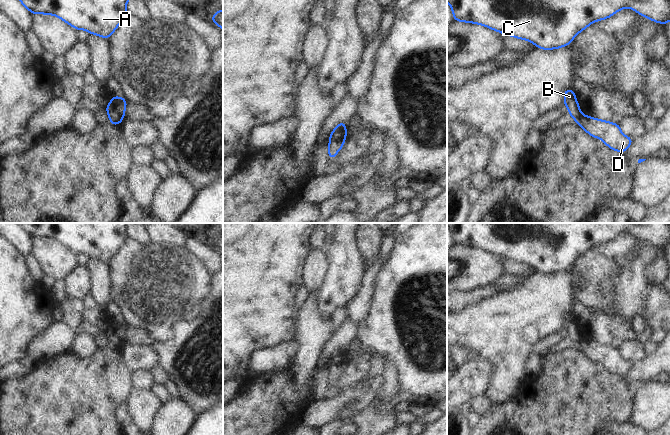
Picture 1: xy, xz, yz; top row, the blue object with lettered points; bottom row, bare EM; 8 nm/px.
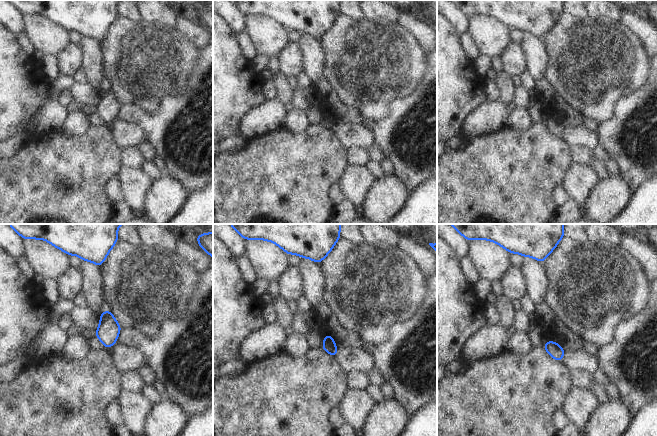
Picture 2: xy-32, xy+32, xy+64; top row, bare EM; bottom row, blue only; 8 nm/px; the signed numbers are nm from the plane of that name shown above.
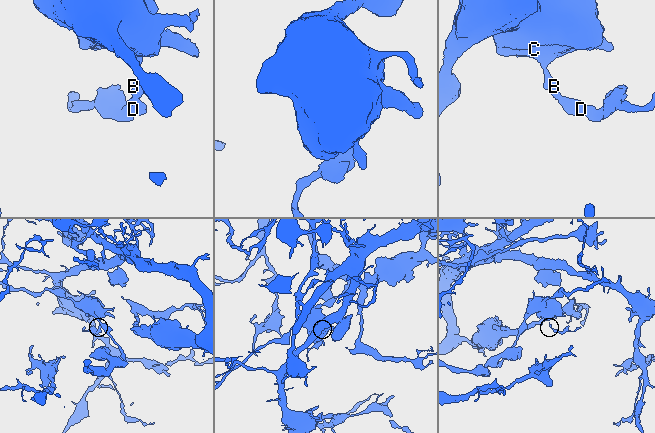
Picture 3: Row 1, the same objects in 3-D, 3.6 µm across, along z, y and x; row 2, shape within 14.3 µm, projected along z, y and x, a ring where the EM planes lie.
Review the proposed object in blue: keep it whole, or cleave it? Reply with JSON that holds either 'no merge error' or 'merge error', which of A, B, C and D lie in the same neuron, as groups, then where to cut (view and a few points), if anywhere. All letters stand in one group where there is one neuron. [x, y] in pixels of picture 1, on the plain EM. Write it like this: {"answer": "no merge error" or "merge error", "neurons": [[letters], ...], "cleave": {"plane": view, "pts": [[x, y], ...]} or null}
{"answer": "merge error", "neurons": [["A", "B", "C"], ["D"]], "cleave": {"plane": "xz", "pts": [[335, 352], [345, 354]]}}

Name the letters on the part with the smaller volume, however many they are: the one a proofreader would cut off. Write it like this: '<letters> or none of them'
D

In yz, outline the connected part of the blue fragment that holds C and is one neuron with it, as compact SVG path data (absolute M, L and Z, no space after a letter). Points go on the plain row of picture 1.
M447 223L453 243L486 250L492 254L532 266L536 272L544 274L562 272L571 268L573 262L590 248L604 244L623 232L631 232L639 239L660 248L670 245L670 223Z

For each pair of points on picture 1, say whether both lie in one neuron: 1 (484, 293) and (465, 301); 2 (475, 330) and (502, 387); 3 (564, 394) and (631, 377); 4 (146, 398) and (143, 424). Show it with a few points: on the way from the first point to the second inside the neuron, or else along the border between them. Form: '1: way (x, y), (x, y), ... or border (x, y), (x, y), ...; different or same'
1: way (479, 294), (470, 298); same
2: way (489, 344), (502, 361), (502, 373); same
3: border (622, 377), (630, 386), (635, 388); different
4: way (143, 404), (143, 418); same

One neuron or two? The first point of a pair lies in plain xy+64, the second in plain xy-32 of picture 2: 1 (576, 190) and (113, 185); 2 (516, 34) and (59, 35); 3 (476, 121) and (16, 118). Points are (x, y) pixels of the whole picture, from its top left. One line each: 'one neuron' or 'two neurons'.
1: two neurons
2: two neurons
3: two neurons

